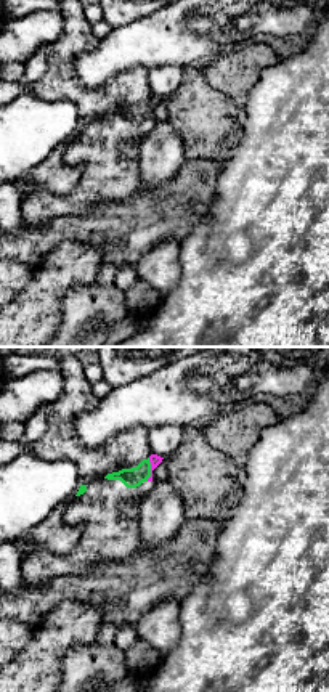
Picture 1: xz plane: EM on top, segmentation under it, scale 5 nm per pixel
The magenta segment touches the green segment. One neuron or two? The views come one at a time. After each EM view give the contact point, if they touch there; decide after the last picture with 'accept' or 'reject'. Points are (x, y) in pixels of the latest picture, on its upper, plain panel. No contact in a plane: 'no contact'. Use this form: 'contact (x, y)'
contact (151, 109)

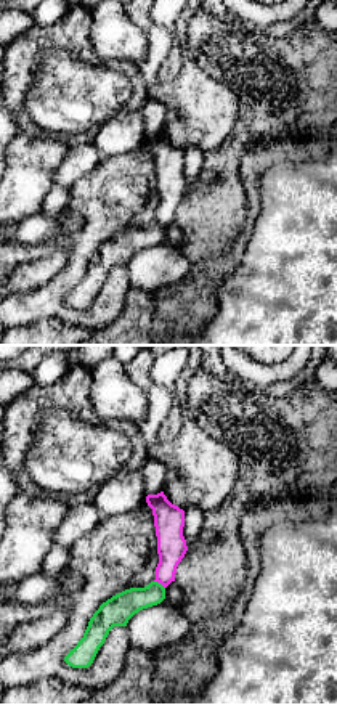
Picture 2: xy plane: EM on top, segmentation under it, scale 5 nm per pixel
contact (159, 222)

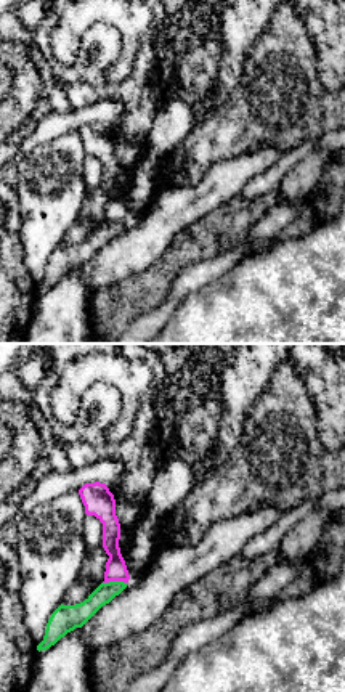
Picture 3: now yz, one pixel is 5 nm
contact (114, 220)

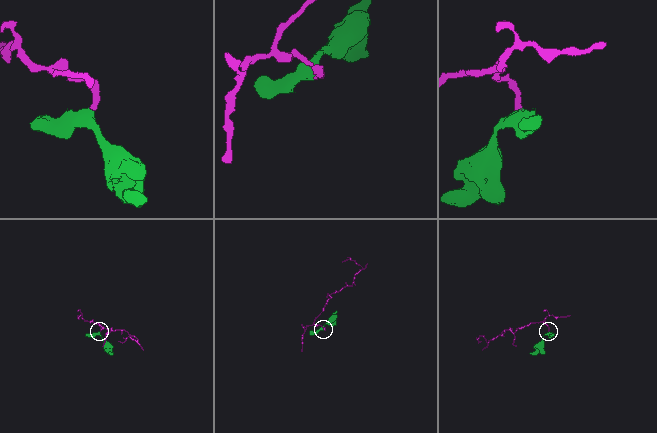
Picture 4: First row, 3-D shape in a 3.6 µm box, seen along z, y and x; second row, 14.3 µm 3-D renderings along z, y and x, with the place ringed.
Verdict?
reject

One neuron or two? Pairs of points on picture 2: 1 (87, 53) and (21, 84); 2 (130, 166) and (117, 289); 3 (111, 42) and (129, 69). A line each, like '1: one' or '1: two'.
1: one
2: one
3: two

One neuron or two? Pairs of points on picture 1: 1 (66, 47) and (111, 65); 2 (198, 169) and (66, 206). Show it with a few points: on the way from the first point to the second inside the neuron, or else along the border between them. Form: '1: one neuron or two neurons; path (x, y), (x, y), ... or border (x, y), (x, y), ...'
1: two neurons; border (100, 40), (76, 60), (76, 76), (89, 89)
2: two neurons; border (142, 185), (129, 199), (108, 203)

